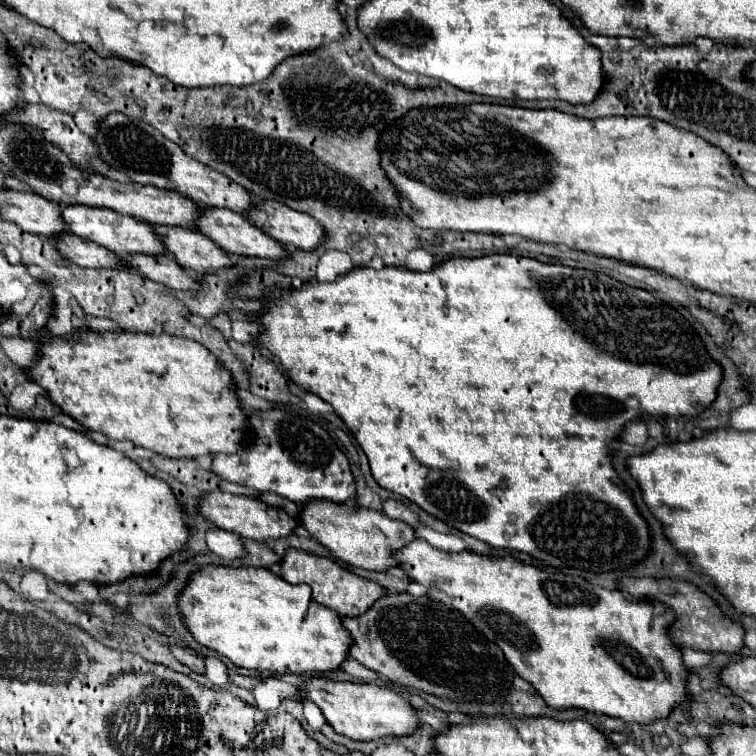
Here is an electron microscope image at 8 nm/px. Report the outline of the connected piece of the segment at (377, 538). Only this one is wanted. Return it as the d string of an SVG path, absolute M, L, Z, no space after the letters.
M311 501L311 505L303 507L299 521L313 539L317 539L333 553L335 559L369 571L385 571L399 565L395 553L417 539L415 529L405 521L391 519L385 513L373 509L363 509L355 501L347 501L347 505L331 505L331 501Z

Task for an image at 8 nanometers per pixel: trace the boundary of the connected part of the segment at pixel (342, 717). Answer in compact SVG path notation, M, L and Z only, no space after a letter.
M309 679L305 697L315 701L327 723L341 735L359 741L373 741L381 737L405 737L415 733L421 727L421 721L413 709L413 705L397 695L393 689L367 685L367 683L333 683L327 679Z

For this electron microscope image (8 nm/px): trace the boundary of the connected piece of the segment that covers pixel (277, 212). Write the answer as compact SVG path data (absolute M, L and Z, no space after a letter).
M265 201L257 205L251 213L247 213L247 217L271 237L283 241L283 245L287 245L291 251L313 251L325 239L325 229L319 221L277 201Z

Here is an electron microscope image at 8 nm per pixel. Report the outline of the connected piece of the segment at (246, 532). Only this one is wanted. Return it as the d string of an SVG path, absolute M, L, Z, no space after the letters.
M209 493L205 495L205 501L201 503L201 513L213 521L217 527L233 531L245 539L255 539L255 541L265 541L265 539L275 539L275 535L293 535L293 531L299 527L299 521L285 511L277 509L277 517L271 517L271 507L263 503L261 499L245 497L245 495L231 495L231 493Z

